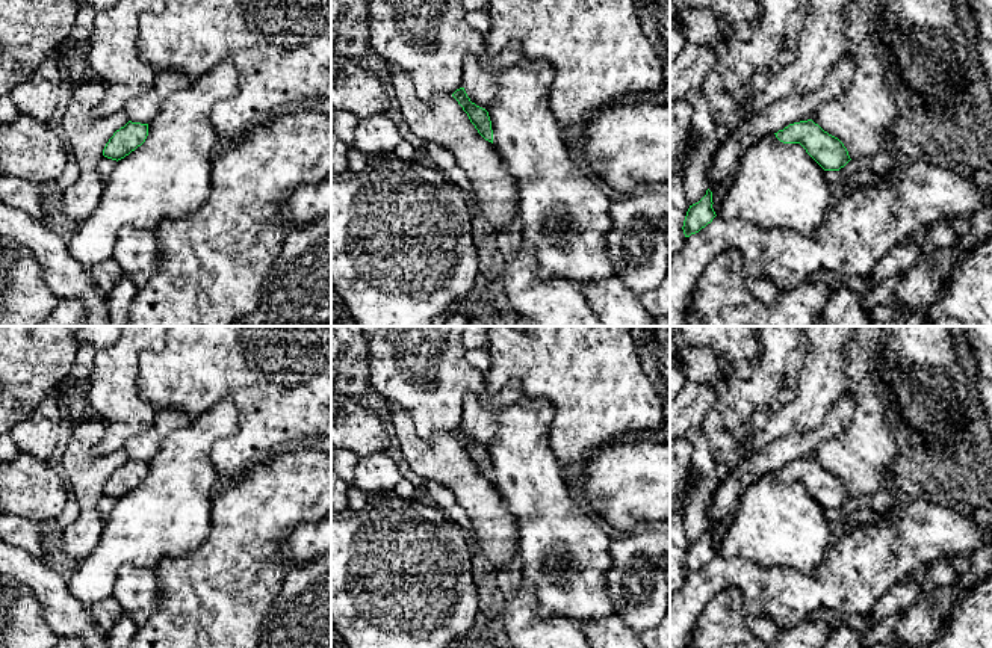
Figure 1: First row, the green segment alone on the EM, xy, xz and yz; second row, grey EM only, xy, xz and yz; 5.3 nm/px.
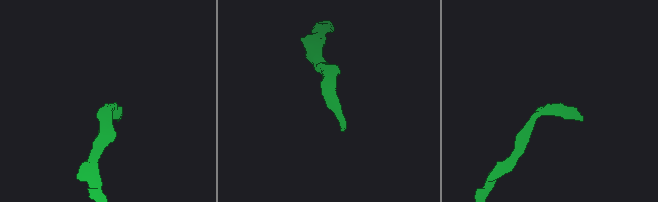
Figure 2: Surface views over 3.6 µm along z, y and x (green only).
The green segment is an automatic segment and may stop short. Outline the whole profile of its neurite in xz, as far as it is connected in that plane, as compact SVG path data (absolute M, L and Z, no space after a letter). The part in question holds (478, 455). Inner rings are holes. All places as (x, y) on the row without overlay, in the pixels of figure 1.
M464 426L457 427L452 435L458 440L463 449L467 452L470 461L475 464L478 471L488 480L493 482L493 468L488 450L470 440Z

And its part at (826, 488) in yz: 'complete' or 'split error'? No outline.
complete

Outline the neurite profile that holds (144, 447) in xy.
M175 408L157 409L151 427L145 434L129 438L124 450L132 461L150 462L157 455L165 438L172 430L186 427L192 418L192 415Z

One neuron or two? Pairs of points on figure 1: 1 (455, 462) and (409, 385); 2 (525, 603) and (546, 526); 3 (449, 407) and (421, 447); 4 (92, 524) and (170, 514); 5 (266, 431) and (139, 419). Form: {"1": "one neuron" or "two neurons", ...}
{"1": "two neurons", "2": "two neurons", "3": "two neurons", "4": "two neurons", "5": "two neurons"}

